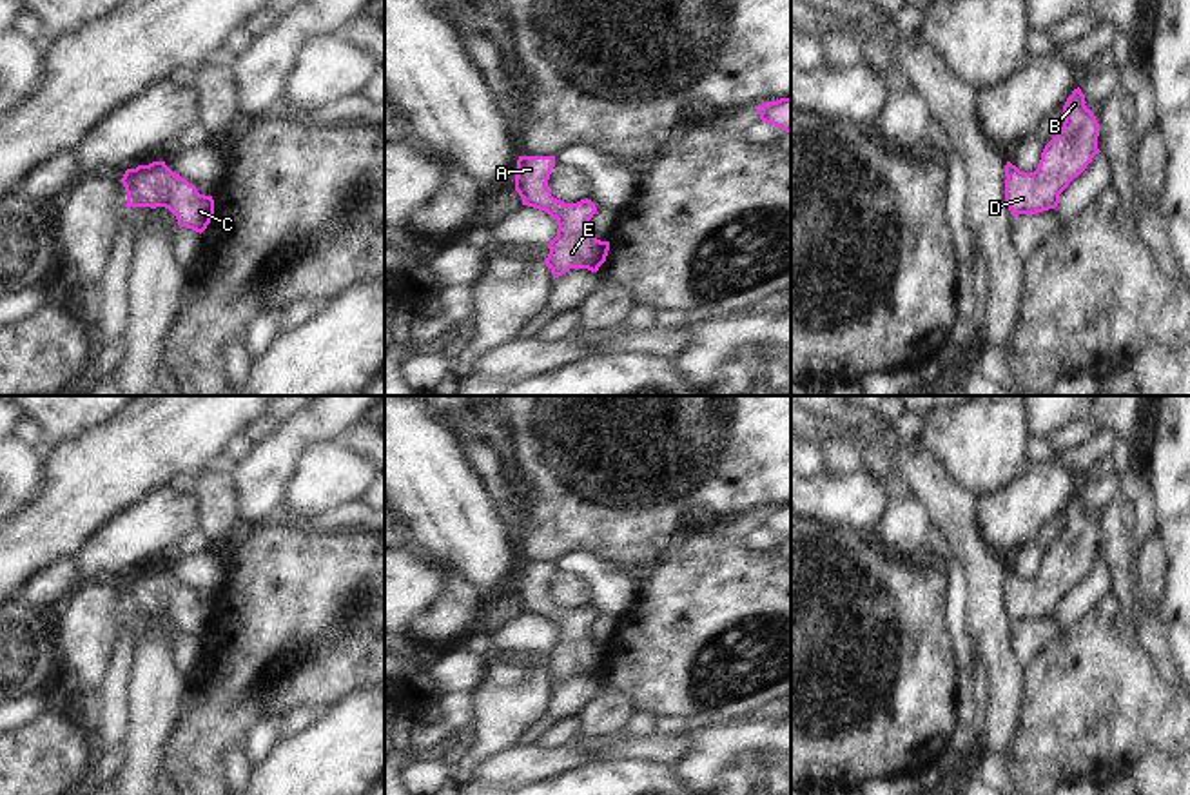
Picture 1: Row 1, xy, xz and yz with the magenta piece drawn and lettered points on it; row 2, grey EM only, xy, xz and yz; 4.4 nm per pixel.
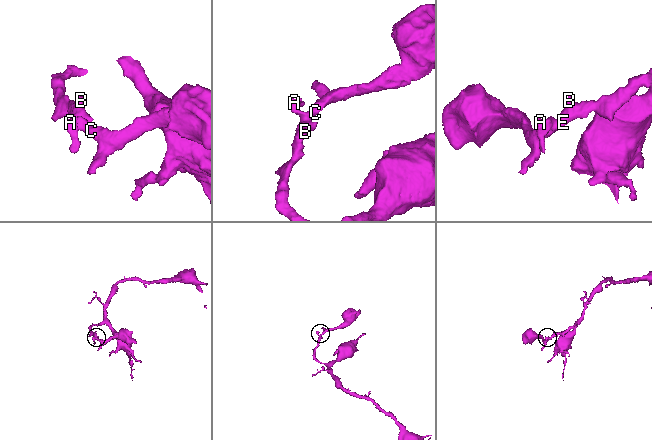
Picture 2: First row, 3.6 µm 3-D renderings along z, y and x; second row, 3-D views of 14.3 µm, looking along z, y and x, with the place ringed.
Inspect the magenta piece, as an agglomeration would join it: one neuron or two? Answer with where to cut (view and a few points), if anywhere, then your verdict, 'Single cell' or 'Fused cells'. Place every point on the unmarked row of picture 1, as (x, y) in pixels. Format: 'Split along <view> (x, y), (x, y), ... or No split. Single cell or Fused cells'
No split. Single cell.

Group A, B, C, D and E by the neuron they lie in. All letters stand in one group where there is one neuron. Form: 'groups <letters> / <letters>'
groups A B C D E

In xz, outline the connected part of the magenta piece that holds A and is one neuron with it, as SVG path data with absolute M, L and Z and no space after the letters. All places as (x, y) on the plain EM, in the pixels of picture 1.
M519 563L515 581L515 597L522 604L522 612L548 619L559 632L544 670L553 686L570 675L597 679L610 657L610 648L597 646L590 637L597 613L588 604L577 610L553 604L548 594L553 574L555 563Z

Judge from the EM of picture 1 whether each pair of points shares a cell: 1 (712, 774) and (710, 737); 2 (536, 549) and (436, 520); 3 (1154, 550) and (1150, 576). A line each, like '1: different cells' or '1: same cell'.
1: same cell
2: different cells
3: same cell

